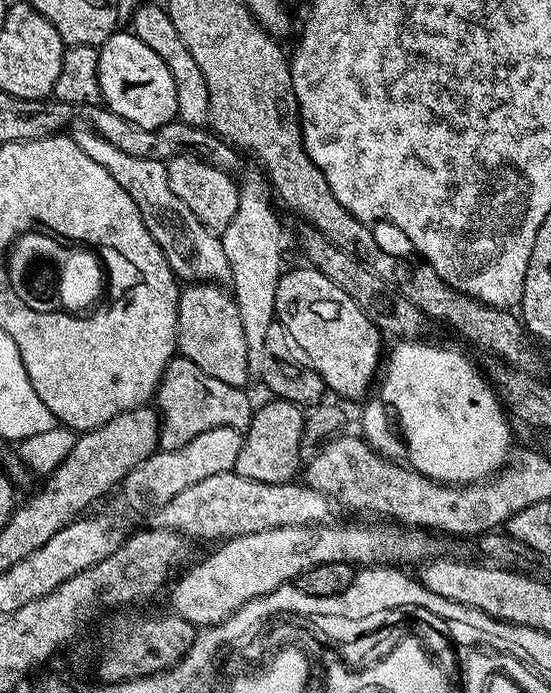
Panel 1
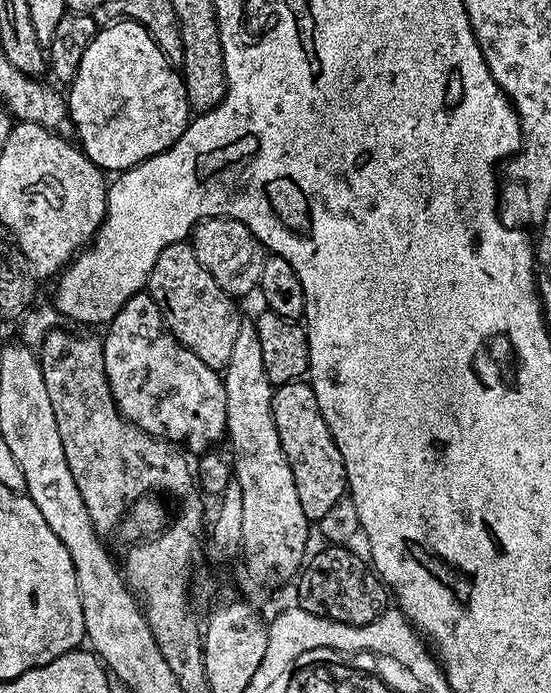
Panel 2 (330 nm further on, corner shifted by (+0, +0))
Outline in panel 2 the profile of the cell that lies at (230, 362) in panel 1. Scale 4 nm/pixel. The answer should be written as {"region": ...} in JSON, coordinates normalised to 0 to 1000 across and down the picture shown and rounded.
{"region":[[[347,351],[310,352],[287,367],[265,420],[279,430],[298,469],[312,478],[325,496],[359,511],[374,528],[394,534],[414,530],[417,504],[425,499],[425,488],[432,488],[439,457],[428,446],[430,434],[399,417],[396,407],[388,407],[359,378]]]}

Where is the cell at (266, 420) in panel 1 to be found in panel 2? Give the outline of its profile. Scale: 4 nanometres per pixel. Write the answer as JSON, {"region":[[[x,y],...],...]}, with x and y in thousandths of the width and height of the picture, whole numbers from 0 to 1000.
{"region":[[[552,548],[510,554],[494,567],[497,615],[505,615],[505,638],[512,638],[512,655],[526,667],[526,684],[534,684],[534,707],[541,707],[541,724],[548,724],[548,742],[563,753],[579,753],[606,730],[626,720],[632,693],[624,687],[621,655],[577,592],[577,574],[566,556]]]}

